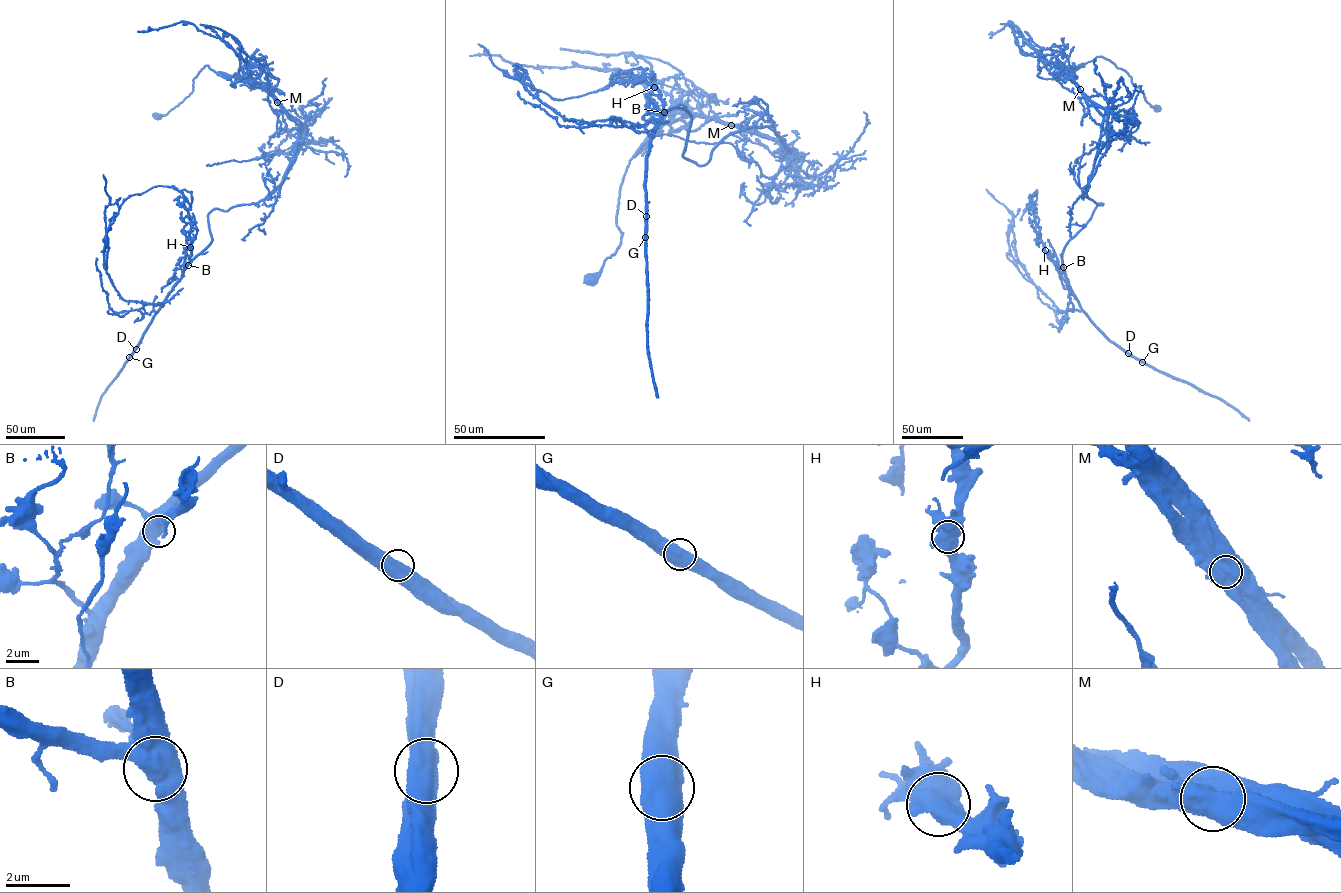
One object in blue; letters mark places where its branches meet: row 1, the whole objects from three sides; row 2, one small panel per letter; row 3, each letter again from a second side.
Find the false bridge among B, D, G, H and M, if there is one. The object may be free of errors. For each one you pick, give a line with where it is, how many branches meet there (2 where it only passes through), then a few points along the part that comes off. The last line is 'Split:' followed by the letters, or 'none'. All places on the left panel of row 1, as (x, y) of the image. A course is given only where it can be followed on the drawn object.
M: at (277, 102); 1 branches meet; foreign part runs (277, 102), (257, 83), (217, 73), (232, 87), (251, 68), (264, 70), (267, 99), (281, 124), (278, 137)
Split: M

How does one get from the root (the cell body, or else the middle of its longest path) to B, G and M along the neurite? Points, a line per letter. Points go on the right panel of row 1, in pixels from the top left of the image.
B: (1156, 108), (1127, 73), (1102, 57), (1067, 71), (1103, 117), (1086, 190), (1103, 204), (1065, 246), (1063, 267)
G: (1156, 108), (1102, 57), (1066, 72), (1103, 117), (1086, 190), (1103, 204), (1062, 265), (1094, 323), (1142, 362)
M: (1156, 108), (1148, 103), (1127, 72), (1101, 56), (1067, 71), (1080, 89)

